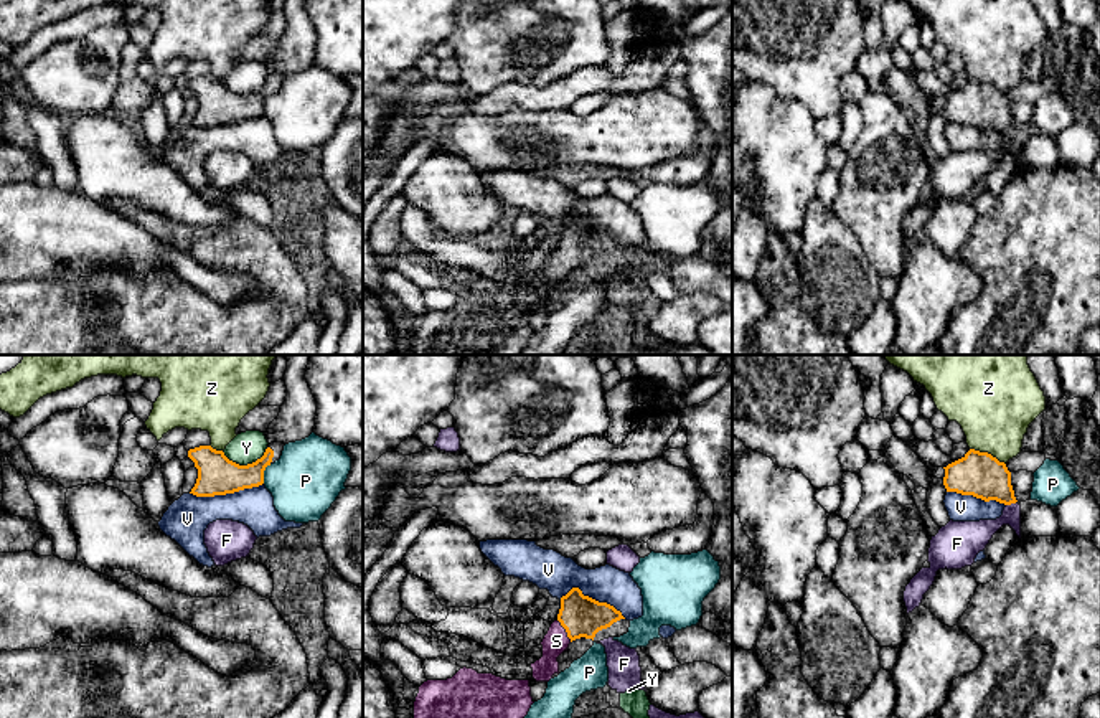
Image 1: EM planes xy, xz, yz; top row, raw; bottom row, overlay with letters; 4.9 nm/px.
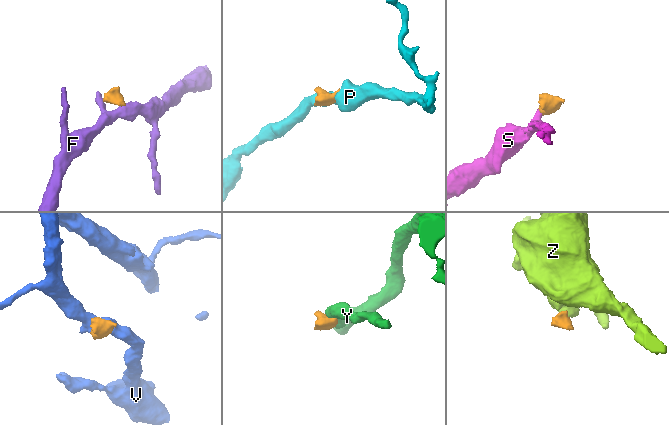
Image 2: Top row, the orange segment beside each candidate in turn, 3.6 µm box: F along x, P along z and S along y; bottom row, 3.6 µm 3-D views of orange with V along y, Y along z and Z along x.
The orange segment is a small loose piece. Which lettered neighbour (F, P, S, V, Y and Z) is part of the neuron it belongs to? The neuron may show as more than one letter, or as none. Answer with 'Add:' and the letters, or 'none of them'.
Add: S

